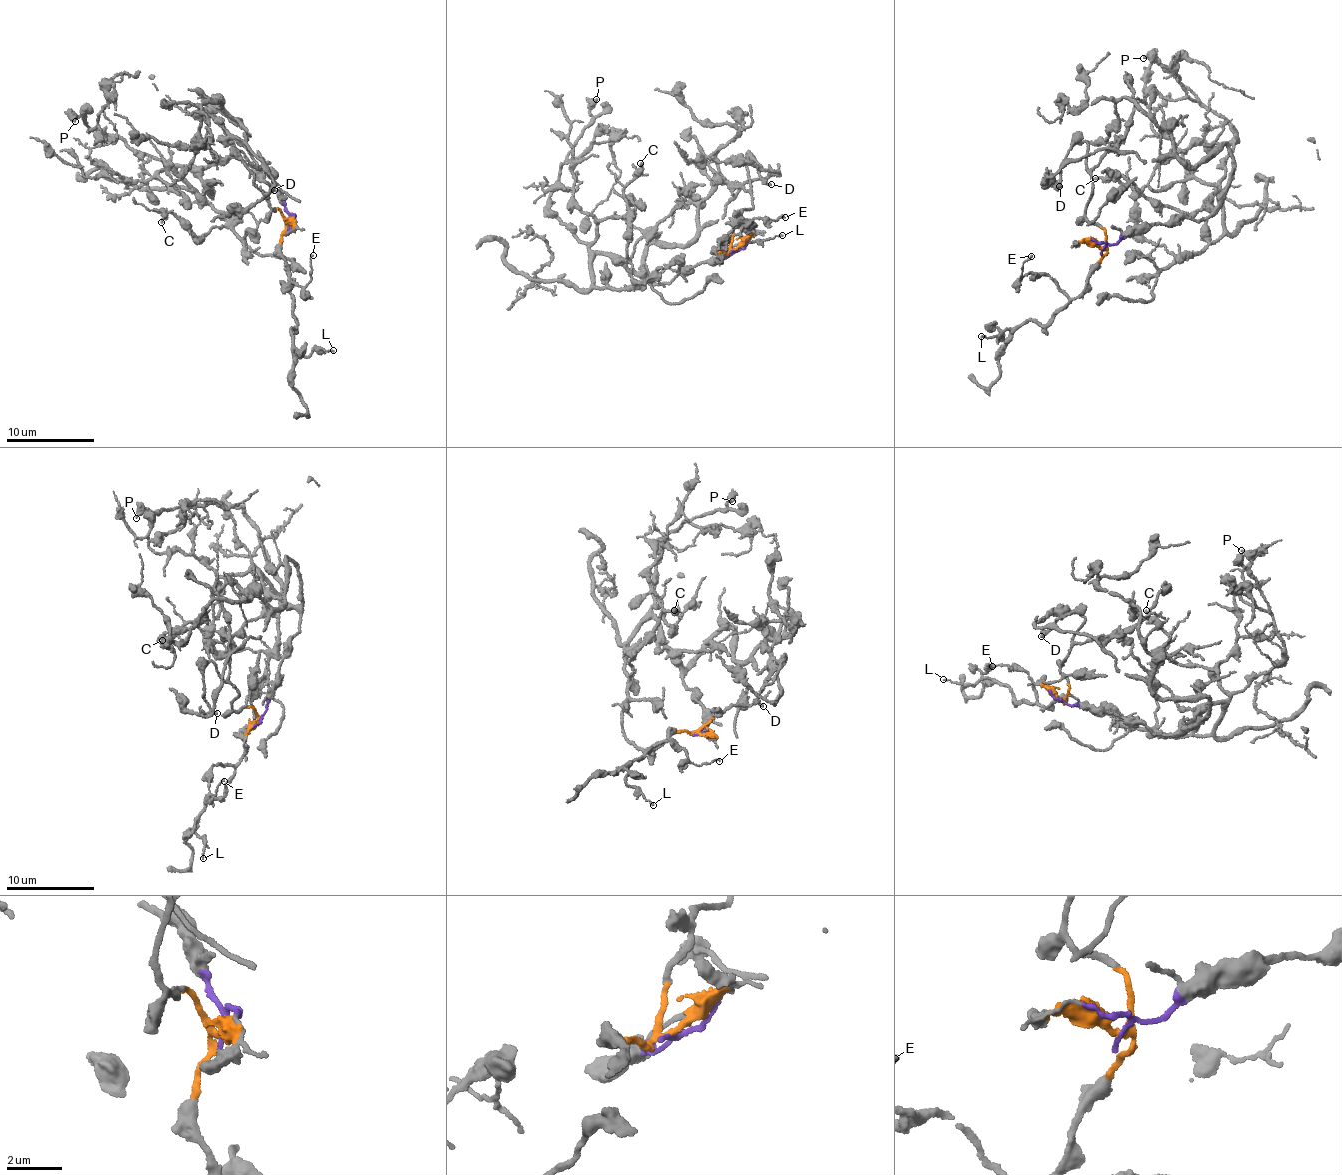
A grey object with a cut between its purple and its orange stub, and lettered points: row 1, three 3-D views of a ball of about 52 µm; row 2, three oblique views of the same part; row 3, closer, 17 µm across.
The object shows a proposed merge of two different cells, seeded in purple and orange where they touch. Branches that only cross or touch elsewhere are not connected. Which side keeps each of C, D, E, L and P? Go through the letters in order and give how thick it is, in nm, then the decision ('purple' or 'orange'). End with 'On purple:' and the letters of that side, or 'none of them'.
C: 170 nm thick; purple
D: 140 nm thick; orange
E: 110 nm thick; orange
L: 120 nm thick; orange
P: 400 nm thick; purple
On purple: C, P

